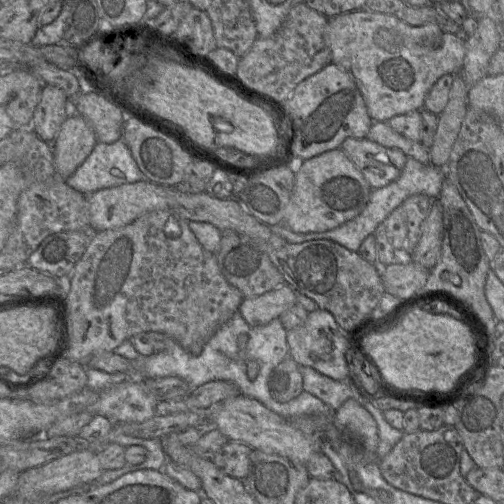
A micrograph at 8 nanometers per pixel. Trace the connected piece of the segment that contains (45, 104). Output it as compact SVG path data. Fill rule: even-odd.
M45 84L30 128L41 140L52 144L68 116L67 96L64 91Z

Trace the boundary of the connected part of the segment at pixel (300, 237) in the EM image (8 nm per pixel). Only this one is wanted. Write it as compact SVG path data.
M408 157L400 176L385 187L373 189L362 212L354 219L337 228L325 232L299 234L291 231L284 224L270 227L275 234L291 244L300 244L313 240L329 240L343 246L349 251L357 252L364 239L373 234L378 225L383 223L409 196L424 194L430 198L437 199L445 178L445 167L434 167L430 163L422 164L415 159Z

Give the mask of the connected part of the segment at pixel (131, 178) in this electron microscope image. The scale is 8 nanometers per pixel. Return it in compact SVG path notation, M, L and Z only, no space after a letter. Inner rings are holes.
M123 138L111 144L98 142L86 160L65 179L71 188L85 195L142 180L145 177Z

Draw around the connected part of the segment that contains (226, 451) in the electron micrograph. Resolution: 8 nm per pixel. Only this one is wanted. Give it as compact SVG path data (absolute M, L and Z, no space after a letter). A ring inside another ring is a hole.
M228 441L211 460L225 474L245 481L249 473L252 451L246 444Z

